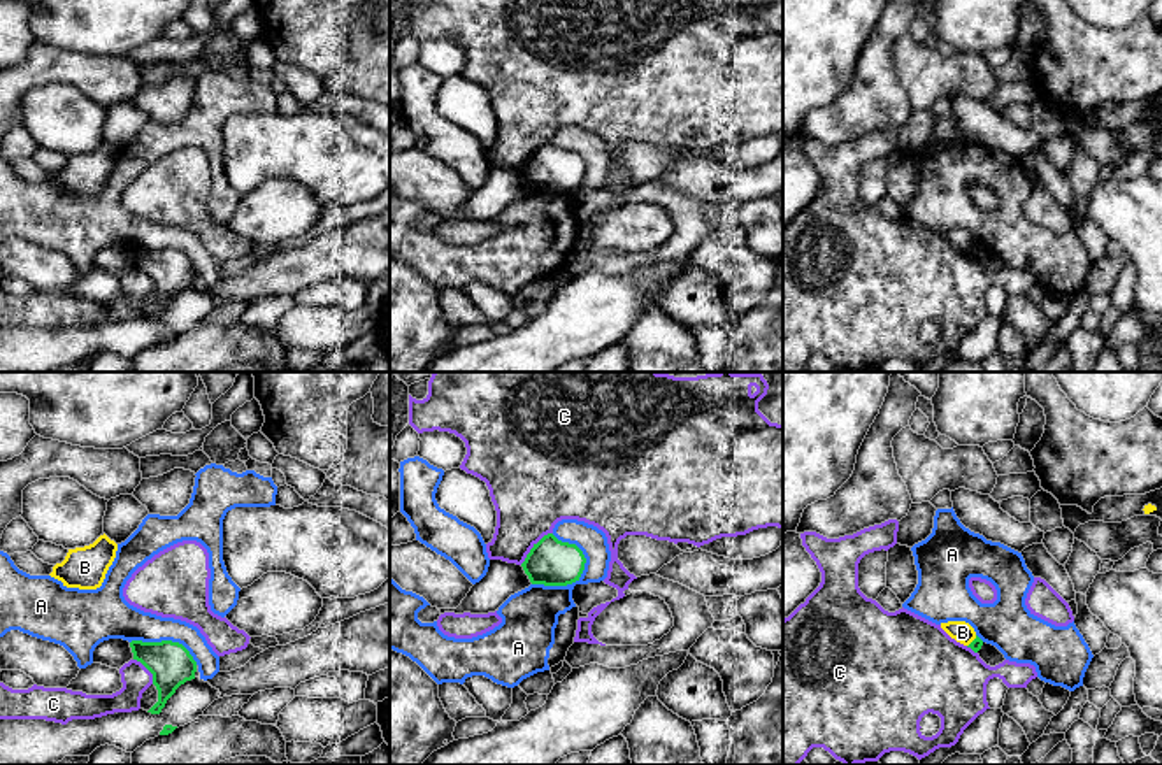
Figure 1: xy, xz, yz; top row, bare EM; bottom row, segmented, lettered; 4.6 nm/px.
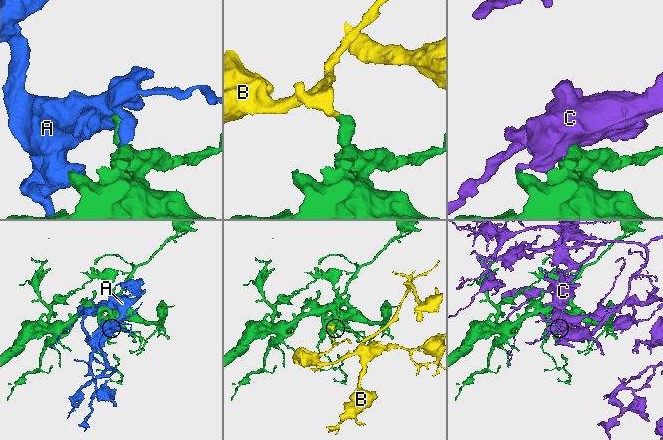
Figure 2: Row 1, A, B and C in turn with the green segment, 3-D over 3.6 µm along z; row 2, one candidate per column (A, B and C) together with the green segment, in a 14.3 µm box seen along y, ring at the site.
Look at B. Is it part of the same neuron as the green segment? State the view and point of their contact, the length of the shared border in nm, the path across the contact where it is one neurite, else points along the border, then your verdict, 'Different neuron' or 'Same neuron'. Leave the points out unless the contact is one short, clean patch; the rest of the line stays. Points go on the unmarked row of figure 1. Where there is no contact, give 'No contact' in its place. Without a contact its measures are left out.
Touches green at yz (973, 248). Shared border 70 nm. Boundary: yz (976, 243), (968, 253). Different neuron

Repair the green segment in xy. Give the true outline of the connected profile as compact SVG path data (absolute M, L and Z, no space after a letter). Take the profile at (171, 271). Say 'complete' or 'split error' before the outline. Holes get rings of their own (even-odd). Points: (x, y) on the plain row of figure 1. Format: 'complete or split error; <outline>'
complete; M132 247L130 254L133 267L153 281L153 291L158 297L158 309L147 319L160 321L176 297L195 286L197 268L183 251L172 247Z

